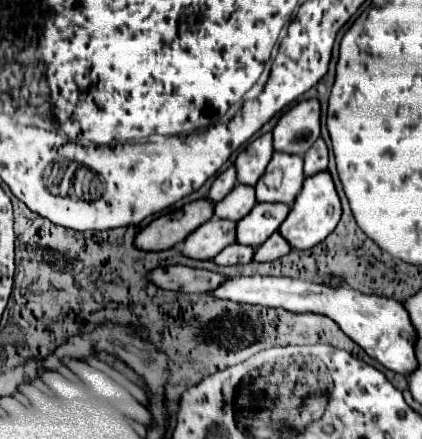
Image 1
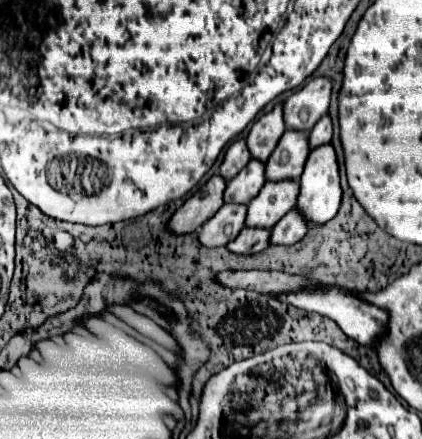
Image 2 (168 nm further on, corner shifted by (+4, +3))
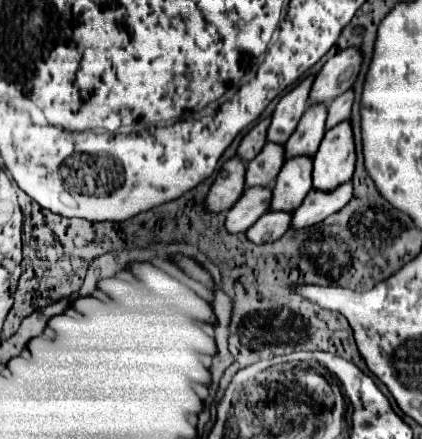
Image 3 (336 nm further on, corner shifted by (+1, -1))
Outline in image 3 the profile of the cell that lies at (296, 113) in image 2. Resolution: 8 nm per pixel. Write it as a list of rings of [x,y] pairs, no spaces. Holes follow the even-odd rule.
[[[348,48],[332,56],[324,68],[316,74],[308,104],[330,104],[334,98],[344,94],[348,88],[352,88],[358,72],[360,72],[362,56],[356,48]]]

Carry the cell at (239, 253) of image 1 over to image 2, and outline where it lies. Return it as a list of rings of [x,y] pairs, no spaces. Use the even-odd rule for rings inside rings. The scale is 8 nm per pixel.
[[[245,226],[239,232],[239,236],[227,244],[227,248],[237,254],[255,254],[263,250],[265,246],[269,246],[269,236],[271,236],[271,230]]]

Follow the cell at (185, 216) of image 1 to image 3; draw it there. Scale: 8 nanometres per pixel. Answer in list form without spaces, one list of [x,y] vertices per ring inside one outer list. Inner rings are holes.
[[[238,158],[228,160],[222,170],[218,172],[206,200],[204,200],[204,210],[206,212],[226,212],[234,206],[234,202],[240,198],[244,192],[244,164]]]

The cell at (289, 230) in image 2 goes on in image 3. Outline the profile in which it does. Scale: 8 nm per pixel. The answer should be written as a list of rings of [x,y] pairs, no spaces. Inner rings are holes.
[[[350,182],[344,184],[344,188],[336,188],[336,192],[328,192],[328,194],[310,190],[304,202],[300,204],[300,208],[292,212],[290,228],[300,230],[300,228],[310,228],[314,224],[320,224],[324,218],[328,218],[330,214],[336,214],[342,206],[346,206],[350,198],[352,198]]]

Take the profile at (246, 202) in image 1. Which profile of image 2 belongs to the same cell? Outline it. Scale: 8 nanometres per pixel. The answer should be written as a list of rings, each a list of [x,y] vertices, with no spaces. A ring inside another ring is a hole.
[[[251,158],[249,164],[227,184],[225,202],[249,204],[265,184],[265,162]]]

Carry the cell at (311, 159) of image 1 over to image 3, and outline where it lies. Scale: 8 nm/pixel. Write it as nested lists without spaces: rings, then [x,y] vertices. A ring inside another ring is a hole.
[[[352,90],[344,92],[342,96],[338,96],[330,106],[328,106],[328,118],[326,118],[326,130],[334,128],[340,122],[346,122],[350,118],[350,108],[352,108],[352,100],[354,94]]]

